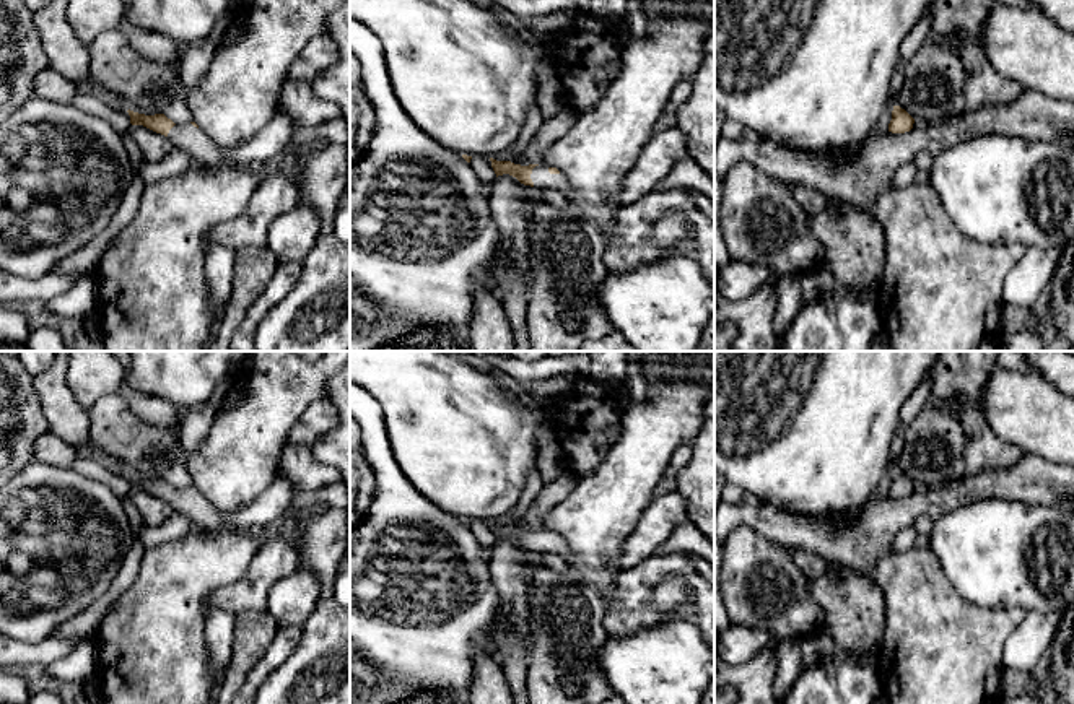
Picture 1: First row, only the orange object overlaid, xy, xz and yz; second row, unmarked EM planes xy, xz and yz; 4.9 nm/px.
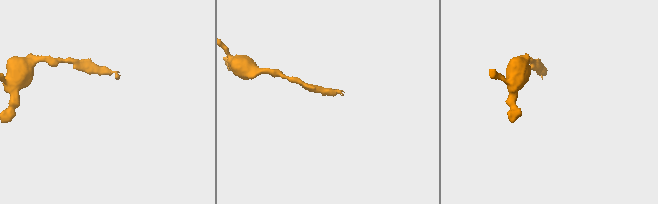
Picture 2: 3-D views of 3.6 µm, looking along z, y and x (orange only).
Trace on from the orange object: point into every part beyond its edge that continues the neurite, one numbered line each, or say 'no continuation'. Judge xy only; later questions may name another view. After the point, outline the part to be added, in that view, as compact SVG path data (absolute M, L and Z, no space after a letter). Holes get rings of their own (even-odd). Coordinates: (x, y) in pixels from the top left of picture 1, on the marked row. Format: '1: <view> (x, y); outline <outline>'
1: xy (192, 140); outline M192 124L174 125L168 137L174 146L182 148L192 161L212 166L221 158L221 153L213 150L212 140Z

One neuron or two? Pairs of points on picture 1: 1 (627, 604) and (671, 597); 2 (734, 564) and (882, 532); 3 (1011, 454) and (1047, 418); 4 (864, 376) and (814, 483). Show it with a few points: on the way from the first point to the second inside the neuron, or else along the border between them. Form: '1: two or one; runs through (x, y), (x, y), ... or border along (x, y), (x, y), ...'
1: two; border along (692, 591), (671, 612), (653, 607)
2: two; border along (755, 532), (790, 550)
3: two; border along (988, 423), (1003, 439), (1016, 444), (1024, 454)
4: one; runs through (838, 402), (814, 426), (814, 457)

